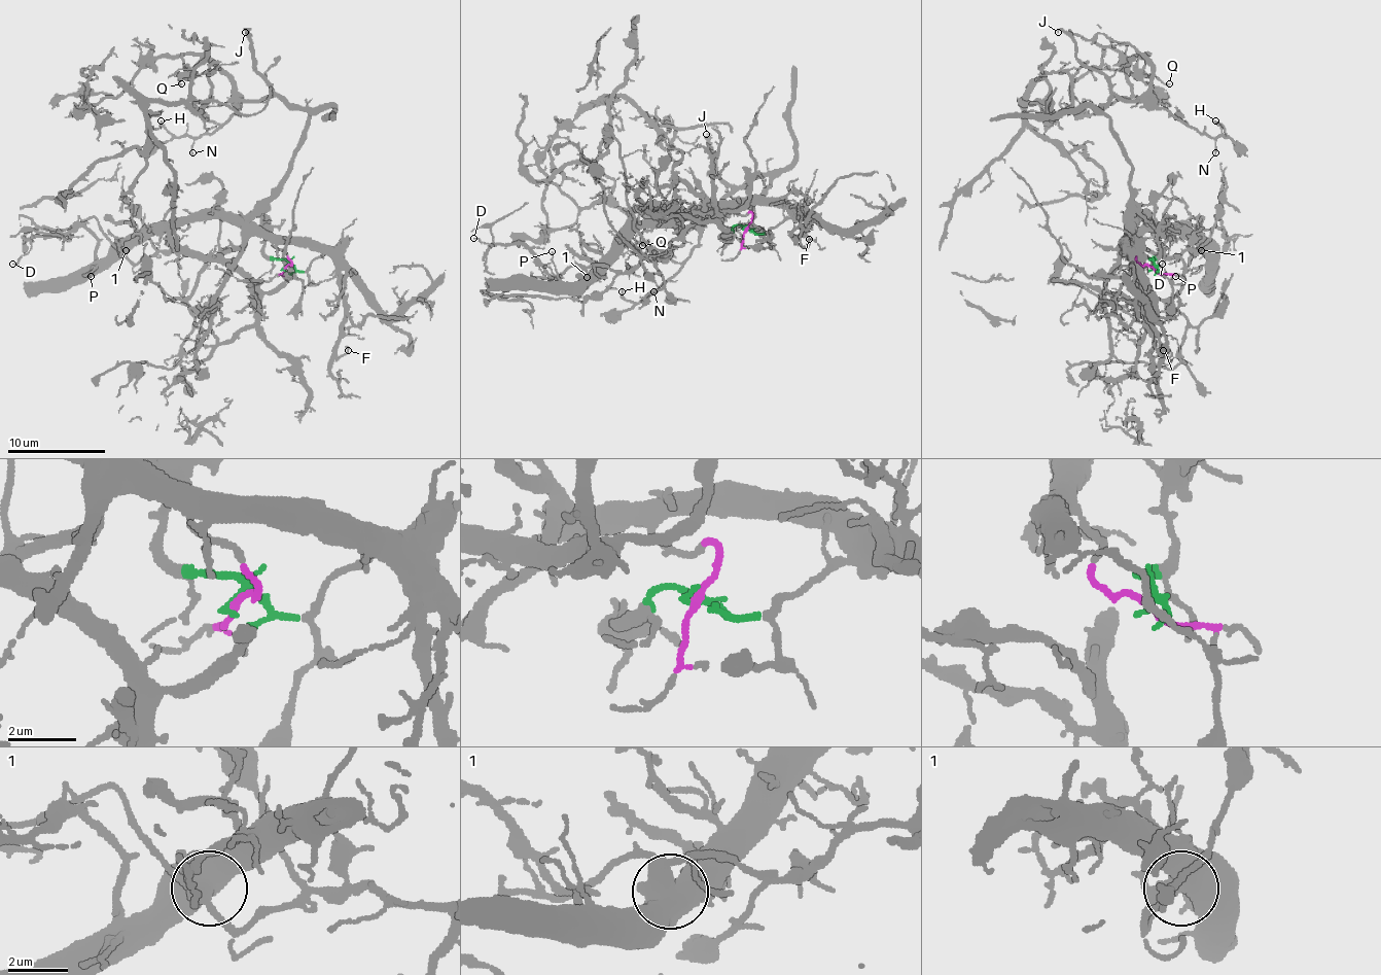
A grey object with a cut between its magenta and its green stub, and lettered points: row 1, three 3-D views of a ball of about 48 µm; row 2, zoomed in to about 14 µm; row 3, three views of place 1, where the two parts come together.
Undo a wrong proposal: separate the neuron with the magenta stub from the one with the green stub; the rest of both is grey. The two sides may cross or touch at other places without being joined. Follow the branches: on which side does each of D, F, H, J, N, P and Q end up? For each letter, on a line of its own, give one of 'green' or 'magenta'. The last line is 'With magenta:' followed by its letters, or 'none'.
D: magenta
F: magenta
H: green
J: green
N: green
P: magenta
Q: green
With magenta: D, F, P

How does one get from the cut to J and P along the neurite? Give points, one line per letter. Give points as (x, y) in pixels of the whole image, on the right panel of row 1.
J: (1153, 267), (1148, 259), (1160, 252), (1158, 230), (1133, 200), (1131, 163), (1099, 111), (1111, 84), (1057, 33)
P: (1153, 267), (1138, 262), (1138, 247), (1131, 240), (1145, 217), (1188, 237), (1207, 256), (1200, 267), (1175, 276)

